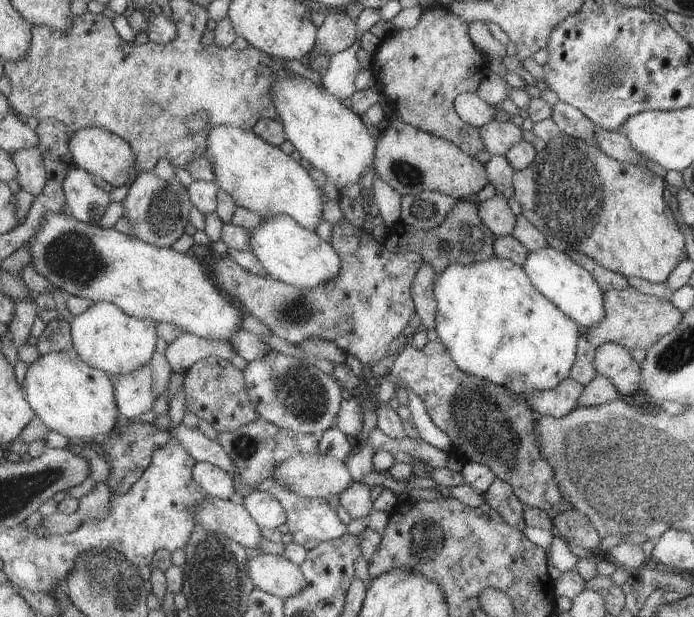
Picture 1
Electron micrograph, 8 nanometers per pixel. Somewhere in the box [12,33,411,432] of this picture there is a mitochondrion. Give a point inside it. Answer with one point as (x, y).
(72, 256)

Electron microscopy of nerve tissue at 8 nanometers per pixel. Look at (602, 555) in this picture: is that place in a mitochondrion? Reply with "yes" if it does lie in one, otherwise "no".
no

